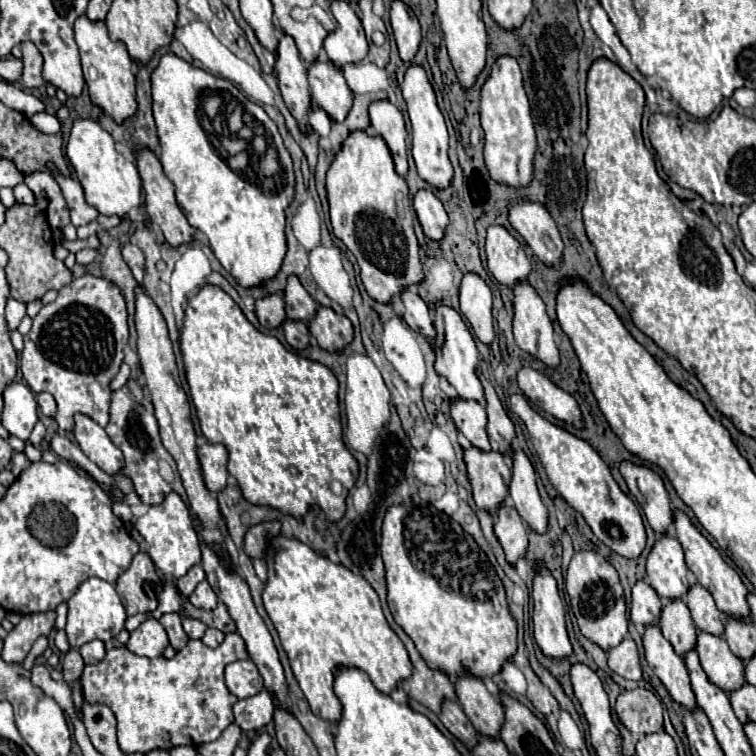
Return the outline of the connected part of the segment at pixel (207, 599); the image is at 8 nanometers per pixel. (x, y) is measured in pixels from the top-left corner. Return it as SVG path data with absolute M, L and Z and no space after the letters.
M206 580L196 586L196 590L192 592L192 596L190 596L188 600L190 600L192 606L204 608L204 610L212 610L212 608L216 608L216 604L218 604L216 594L214 594L214 590L210 588L210 584L208 584Z

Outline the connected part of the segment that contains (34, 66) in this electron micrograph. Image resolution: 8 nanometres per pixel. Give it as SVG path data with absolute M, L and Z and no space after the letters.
M24 42L22 44L22 78L20 82L26 88L40 88L46 82L42 80L42 54L36 50L36 46L32 46L32 42Z

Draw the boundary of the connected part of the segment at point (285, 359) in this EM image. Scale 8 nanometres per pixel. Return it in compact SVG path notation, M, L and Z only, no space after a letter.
M214 284L202 286L196 296L188 298L188 304L184 310L184 322L182 322L182 330L180 330L180 352L182 352L184 370L186 370L186 380L190 386L190 396L192 396L196 416L200 422L200 430L208 442L220 442L228 448L228 472L236 478L238 486L244 492L244 498L252 504L266 504L266 506L278 508L284 514L290 514L294 518L302 518L310 506L318 506L320 510L324 510L328 520L332 520L332 522L340 520L346 512L346 504L344 504L346 496L344 494L342 496L332 494L328 482L332 478L338 478L344 486L354 486L356 476L358 476L358 462L352 458L352 454L348 452L348 448L342 442L342 422L340 422L340 408L338 408L338 380L332 374L332 370L326 368L324 364L316 362L316 360L308 360L300 354L286 350L284 344L276 336L268 336L268 334L262 334L260 330L256 330L246 320L240 306L222 288L218 288Z

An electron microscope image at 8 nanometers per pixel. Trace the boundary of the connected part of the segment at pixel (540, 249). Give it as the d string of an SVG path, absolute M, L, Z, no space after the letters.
M534 202L510 206L510 224L516 232L524 236L526 244L548 268L558 266L562 262L564 244L556 228L556 222L544 206Z

